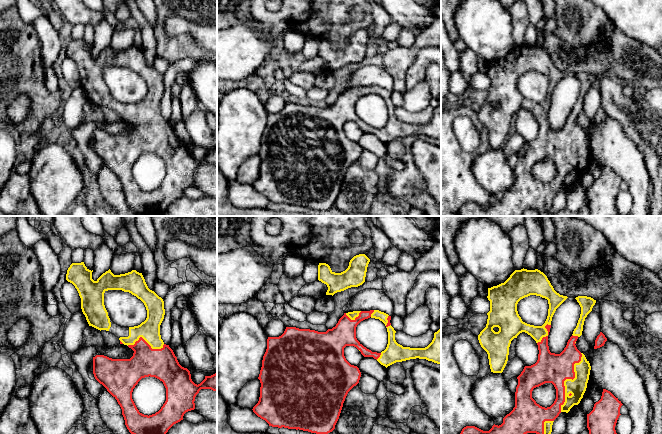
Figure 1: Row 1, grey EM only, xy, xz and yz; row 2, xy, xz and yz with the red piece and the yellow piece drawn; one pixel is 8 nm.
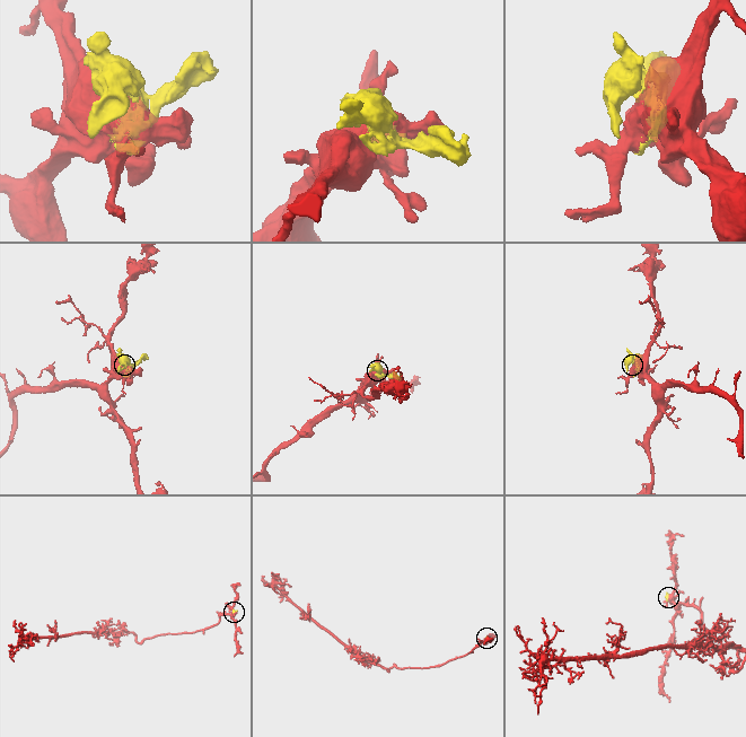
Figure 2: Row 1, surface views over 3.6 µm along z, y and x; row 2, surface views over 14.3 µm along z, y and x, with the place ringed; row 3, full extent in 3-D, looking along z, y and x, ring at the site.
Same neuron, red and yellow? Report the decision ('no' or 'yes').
yes

